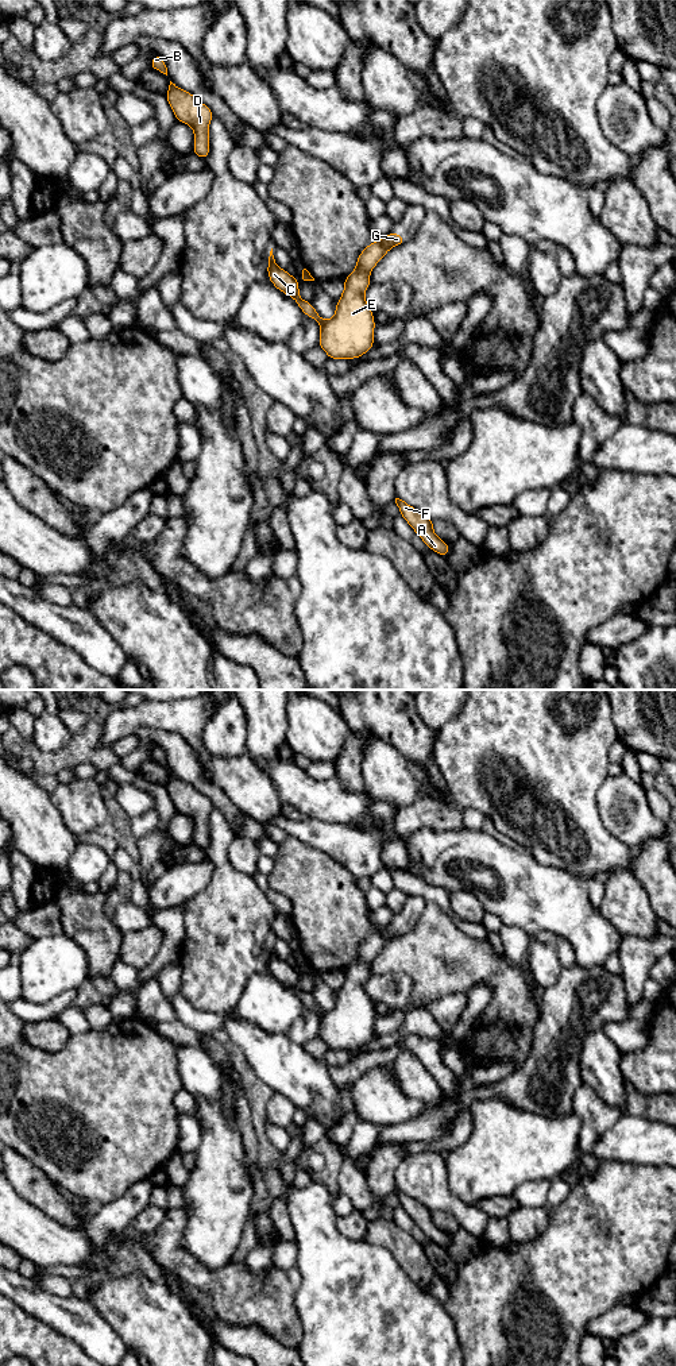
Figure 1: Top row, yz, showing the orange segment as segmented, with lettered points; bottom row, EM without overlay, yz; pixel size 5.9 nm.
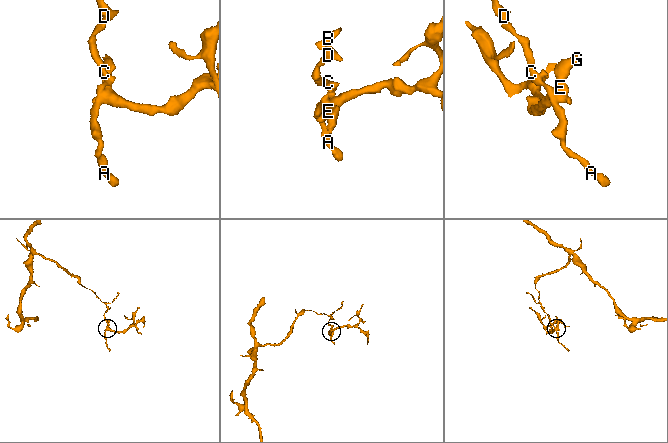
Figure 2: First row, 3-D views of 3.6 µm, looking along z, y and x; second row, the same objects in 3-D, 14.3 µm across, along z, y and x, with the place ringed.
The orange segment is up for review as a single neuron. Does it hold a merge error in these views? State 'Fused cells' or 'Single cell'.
Fused cells

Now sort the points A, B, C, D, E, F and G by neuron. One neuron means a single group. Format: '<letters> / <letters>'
A B C D F / E G

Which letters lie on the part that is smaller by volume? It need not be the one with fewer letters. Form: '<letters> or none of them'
E, G

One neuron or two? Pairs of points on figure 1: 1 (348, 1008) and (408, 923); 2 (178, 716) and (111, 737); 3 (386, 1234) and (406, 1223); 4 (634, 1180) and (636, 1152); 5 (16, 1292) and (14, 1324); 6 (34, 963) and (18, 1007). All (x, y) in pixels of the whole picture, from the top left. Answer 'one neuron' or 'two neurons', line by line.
1: one neuron
2: one neuron
3: two neurons
4: two neurons
5: two neurons
6: two neurons

